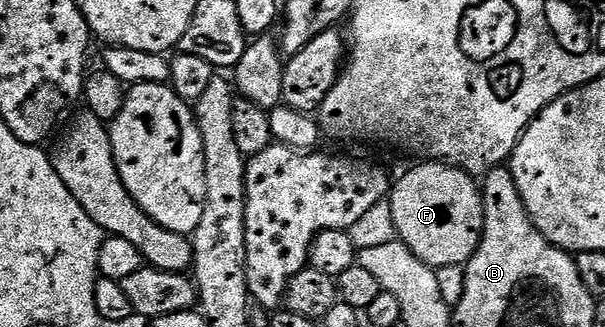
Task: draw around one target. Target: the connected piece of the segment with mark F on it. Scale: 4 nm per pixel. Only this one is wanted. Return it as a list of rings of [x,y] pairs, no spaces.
[[[417,162],[410,172],[403,173],[398,180],[396,177],[387,199],[401,243],[407,245],[424,264],[428,264],[434,270],[443,266],[468,264],[483,234],[485,204],[481,201],[478,181],[464,168],[444,162]]]

